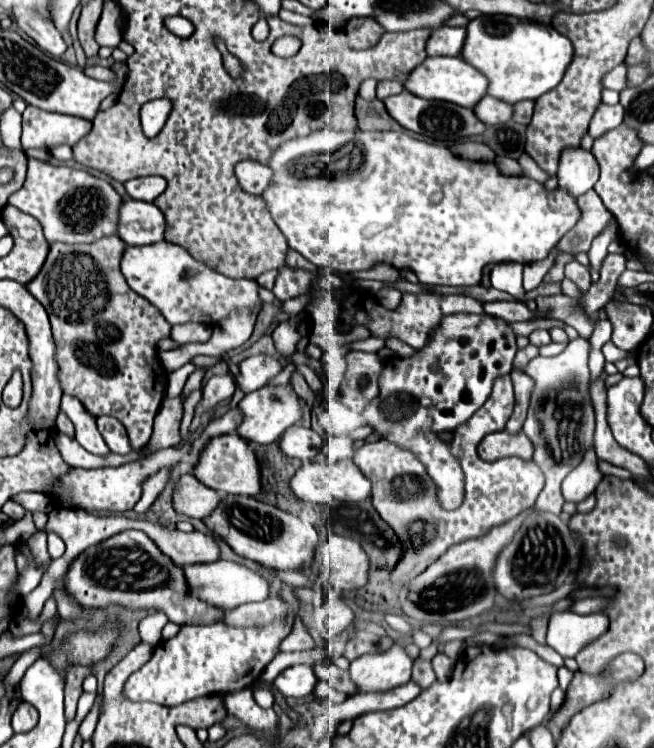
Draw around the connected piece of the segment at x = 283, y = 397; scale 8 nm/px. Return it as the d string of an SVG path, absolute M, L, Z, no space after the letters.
M290 384L280 386L280 388L264 386L252 394L246 394L240 400L238 408L242 412L242 422L236 428L238 436L248 442L258 442L258 444L276 442L290 426L294 426L300 420L300 402L298 402L298 396L292 392Z

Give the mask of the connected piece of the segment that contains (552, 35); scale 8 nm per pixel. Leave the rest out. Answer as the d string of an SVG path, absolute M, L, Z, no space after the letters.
M496 14L470 20L460 56L478 72L488 76L490 96L516 104L520 100L536 100L558 86L572 60L572 44L566 36L550 26Z

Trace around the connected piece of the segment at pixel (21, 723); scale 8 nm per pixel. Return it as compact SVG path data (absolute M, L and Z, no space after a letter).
M20 702L14 716L12 716L12 728L14 732L28 732L38 723L38 711L32 708L28 702Z

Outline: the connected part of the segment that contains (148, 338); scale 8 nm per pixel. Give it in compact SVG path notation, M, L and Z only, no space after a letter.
M118 236L100 238L92 244L64 244L52 242L46 266L40 268L38 276L28 282L28 292L46 308L52 324L52 334L56 342L56 364L58 380L64 394L76 396L88 412L94 416L114 416L118 418L130 438L132 448L142 448L152 436L154 416L164 400L166 390L166 370L158 358L156 344L170 336L170 324L164 320L148 300L136 296L120 272L120 252L126 244Z

